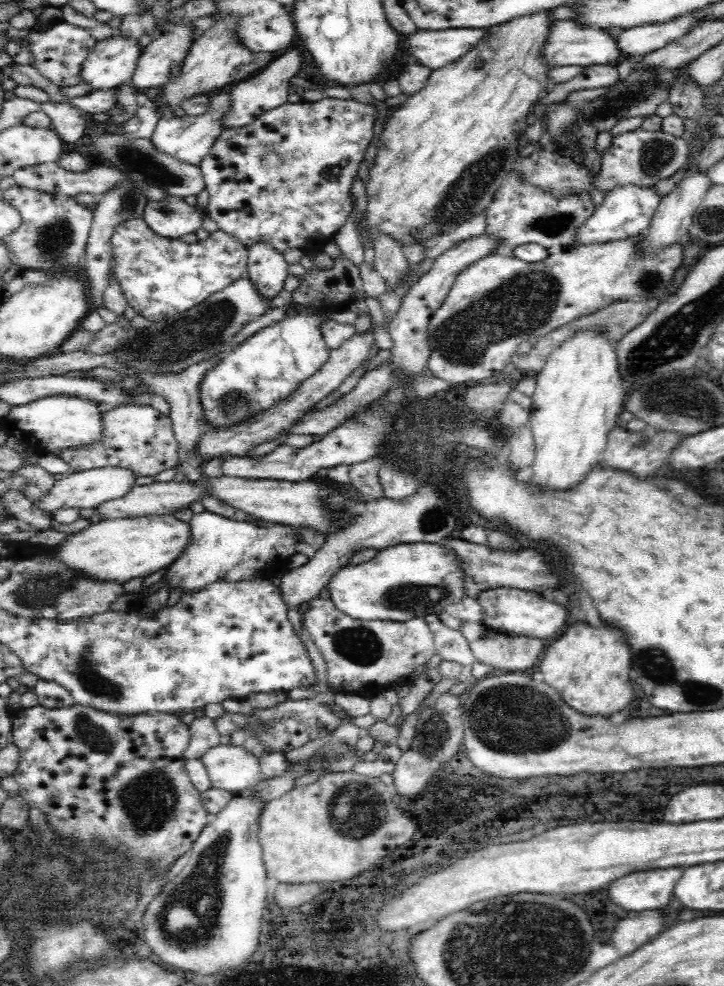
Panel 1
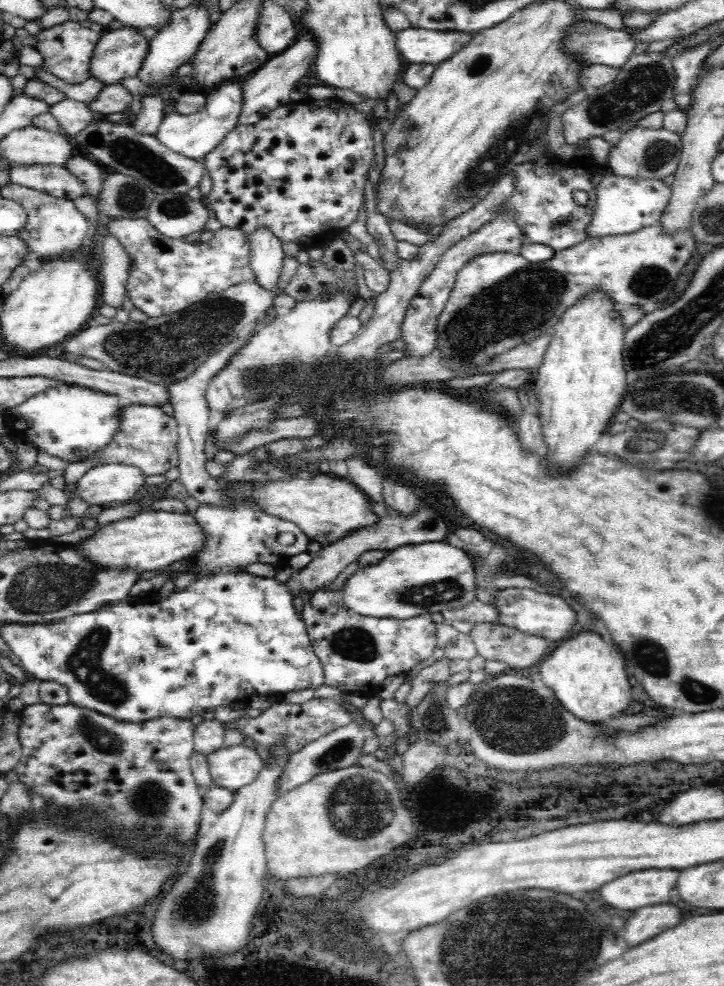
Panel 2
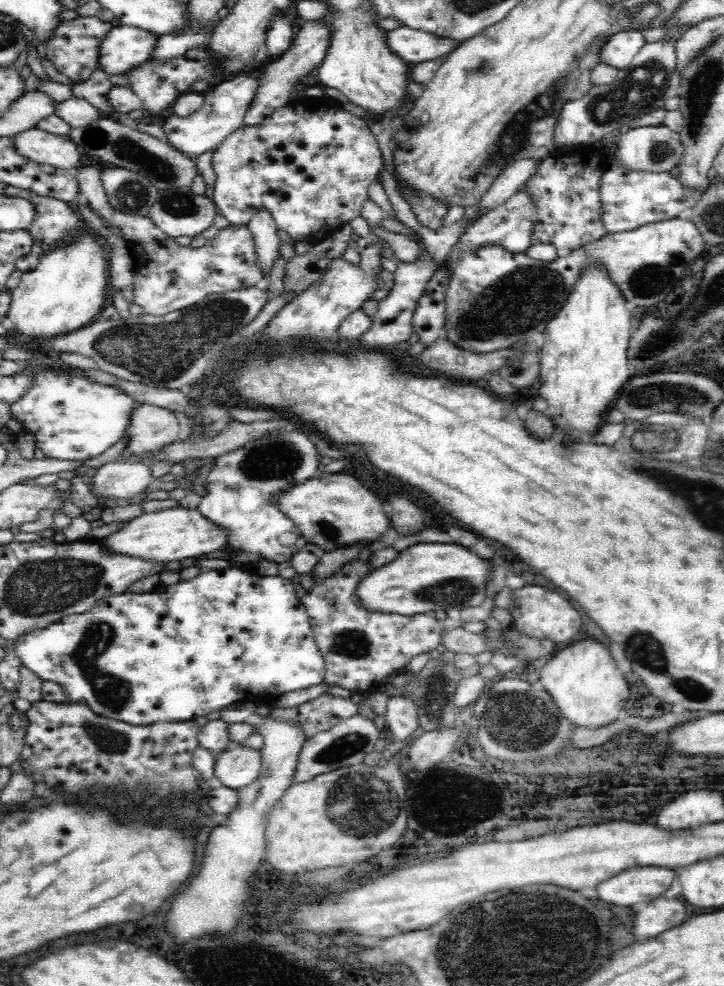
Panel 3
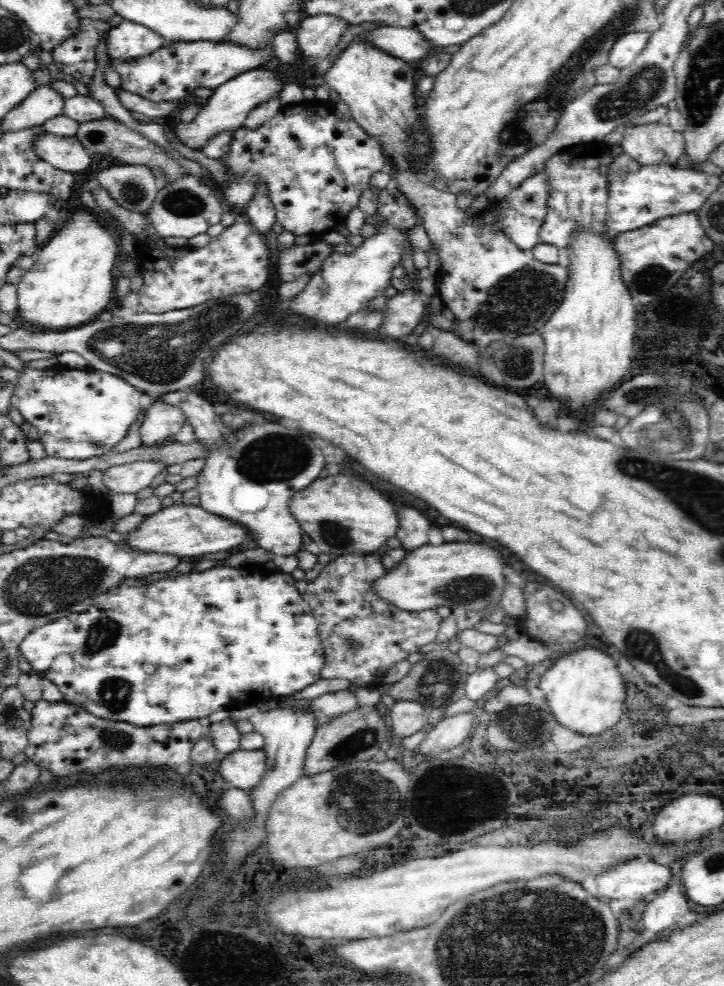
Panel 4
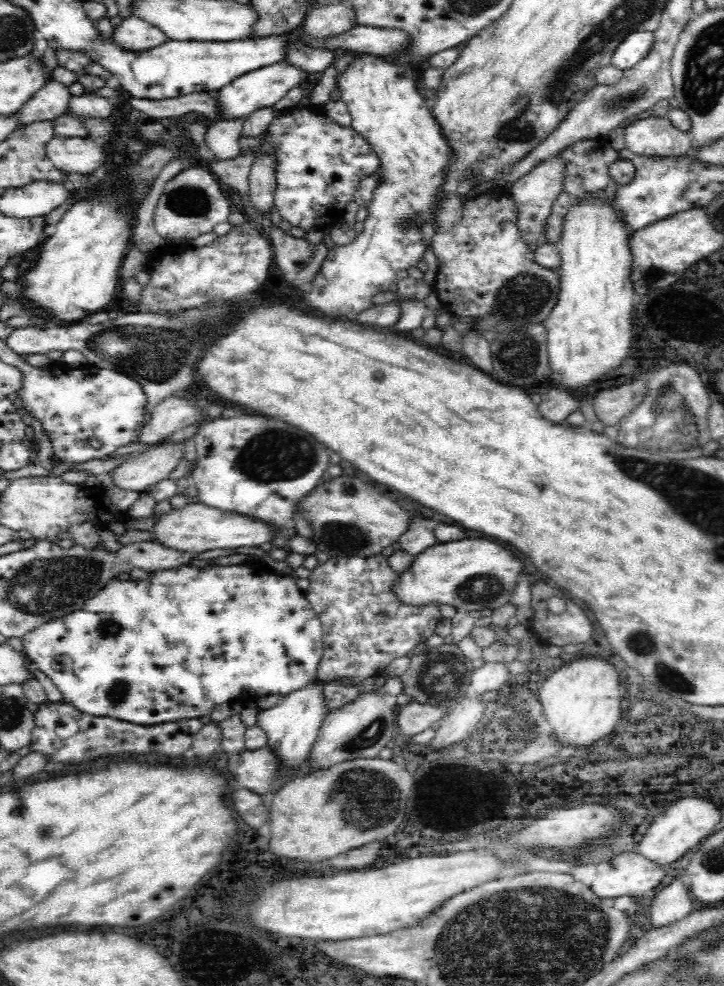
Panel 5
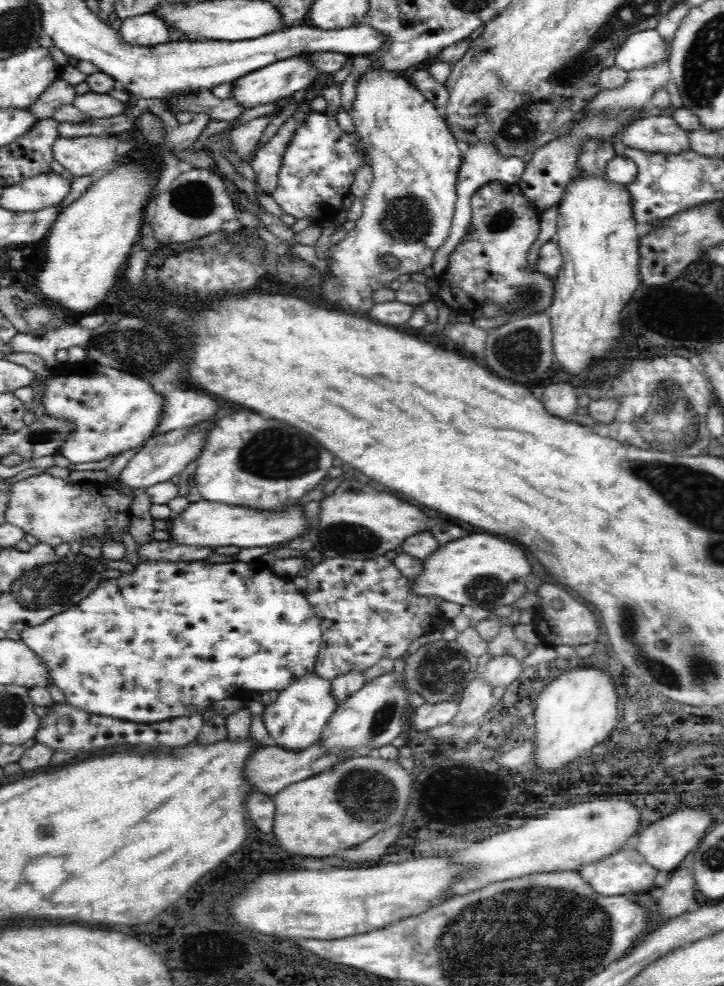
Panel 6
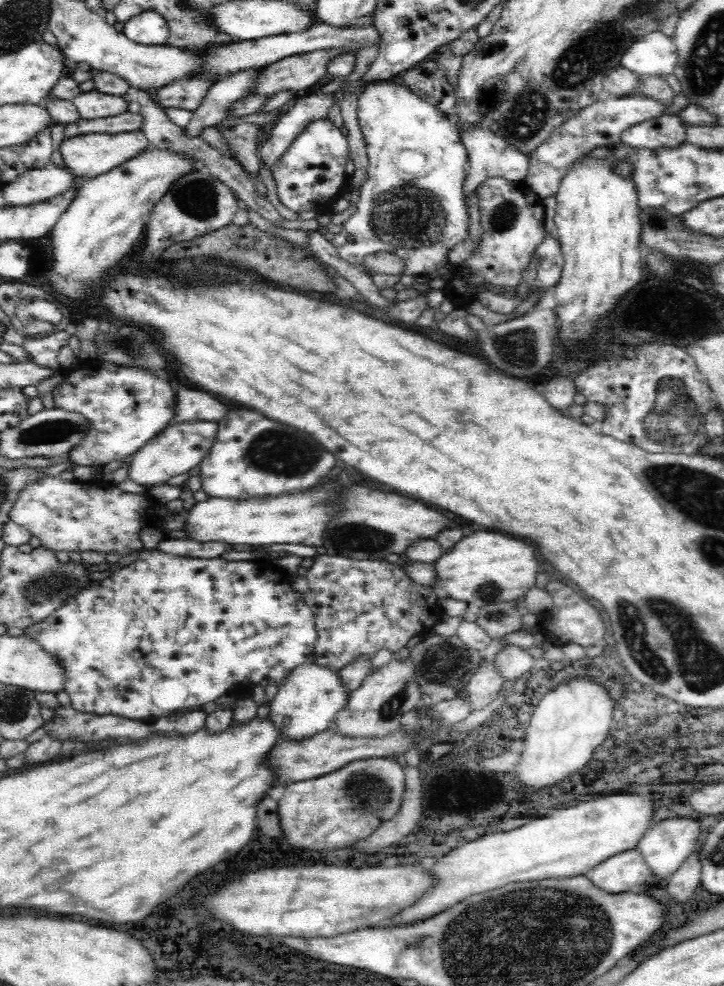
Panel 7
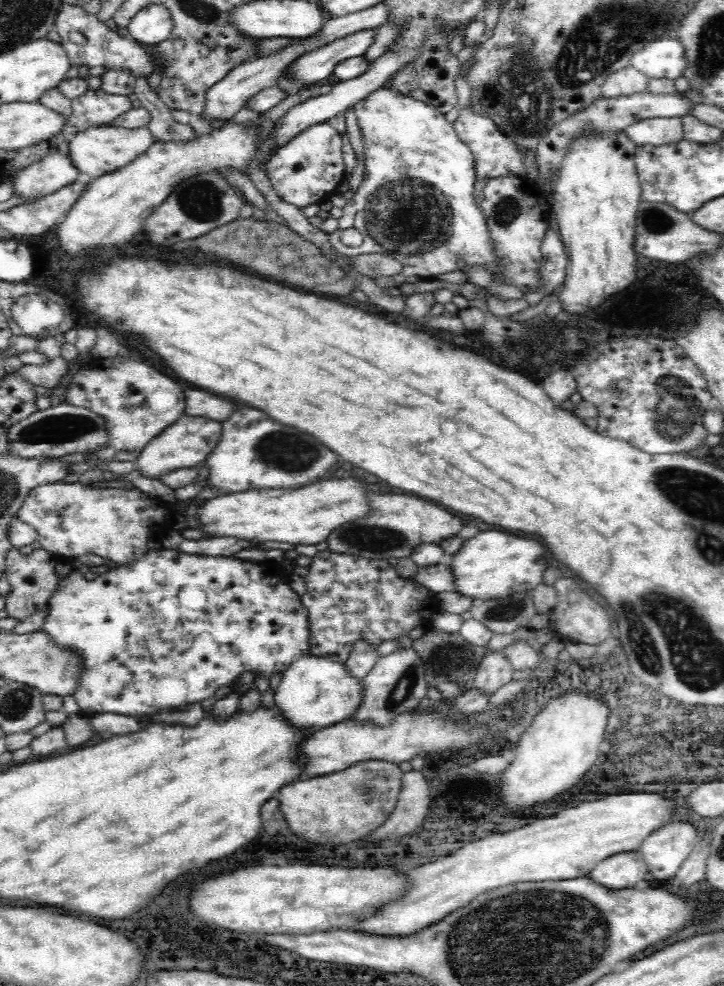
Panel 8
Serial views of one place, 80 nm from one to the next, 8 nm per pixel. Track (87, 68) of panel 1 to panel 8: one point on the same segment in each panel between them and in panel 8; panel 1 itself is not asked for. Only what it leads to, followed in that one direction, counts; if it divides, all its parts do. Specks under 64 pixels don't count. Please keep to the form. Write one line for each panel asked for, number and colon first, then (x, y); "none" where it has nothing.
2: (118, 54)
3: (124, 48)
4: (128, 40)
5: (133, 33)
6: (146, 30)
7: (150, 28)
8: (152, 25)

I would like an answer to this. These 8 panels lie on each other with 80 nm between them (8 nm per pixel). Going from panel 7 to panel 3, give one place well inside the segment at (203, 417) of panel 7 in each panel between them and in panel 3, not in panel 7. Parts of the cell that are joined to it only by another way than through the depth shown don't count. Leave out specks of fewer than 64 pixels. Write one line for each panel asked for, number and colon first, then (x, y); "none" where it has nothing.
3: (151, 428)
4: (161, 421)
5: (175, 412)
6: (181, 408)

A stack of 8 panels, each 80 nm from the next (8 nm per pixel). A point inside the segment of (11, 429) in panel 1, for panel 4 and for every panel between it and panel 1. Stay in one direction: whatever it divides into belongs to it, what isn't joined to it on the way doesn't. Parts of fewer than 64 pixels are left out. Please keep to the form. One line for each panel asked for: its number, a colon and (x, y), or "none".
2: (69, 421)
3: (74, 418)
4: (78, 413)

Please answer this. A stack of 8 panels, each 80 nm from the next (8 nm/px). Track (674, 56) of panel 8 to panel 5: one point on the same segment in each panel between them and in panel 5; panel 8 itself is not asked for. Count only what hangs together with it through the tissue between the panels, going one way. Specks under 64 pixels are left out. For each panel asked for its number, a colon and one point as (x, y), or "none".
5: (633, 48)
6: (642, 49)
7: (654, 54)

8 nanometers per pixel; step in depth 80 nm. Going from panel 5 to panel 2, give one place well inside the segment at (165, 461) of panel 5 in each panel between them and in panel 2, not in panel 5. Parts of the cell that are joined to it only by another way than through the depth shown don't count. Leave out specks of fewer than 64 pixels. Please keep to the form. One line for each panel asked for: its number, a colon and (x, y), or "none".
2: (99, 485)
3: (117, 479)
4: (130, 478)

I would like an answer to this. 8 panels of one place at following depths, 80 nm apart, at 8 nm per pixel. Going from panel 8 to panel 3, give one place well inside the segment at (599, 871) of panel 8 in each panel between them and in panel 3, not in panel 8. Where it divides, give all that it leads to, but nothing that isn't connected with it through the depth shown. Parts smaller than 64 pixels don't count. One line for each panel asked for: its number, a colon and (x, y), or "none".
3: (645, 883)
4: (640, 877)
5: (628, 874)
6: (616, 875)
7: (620, 872)

